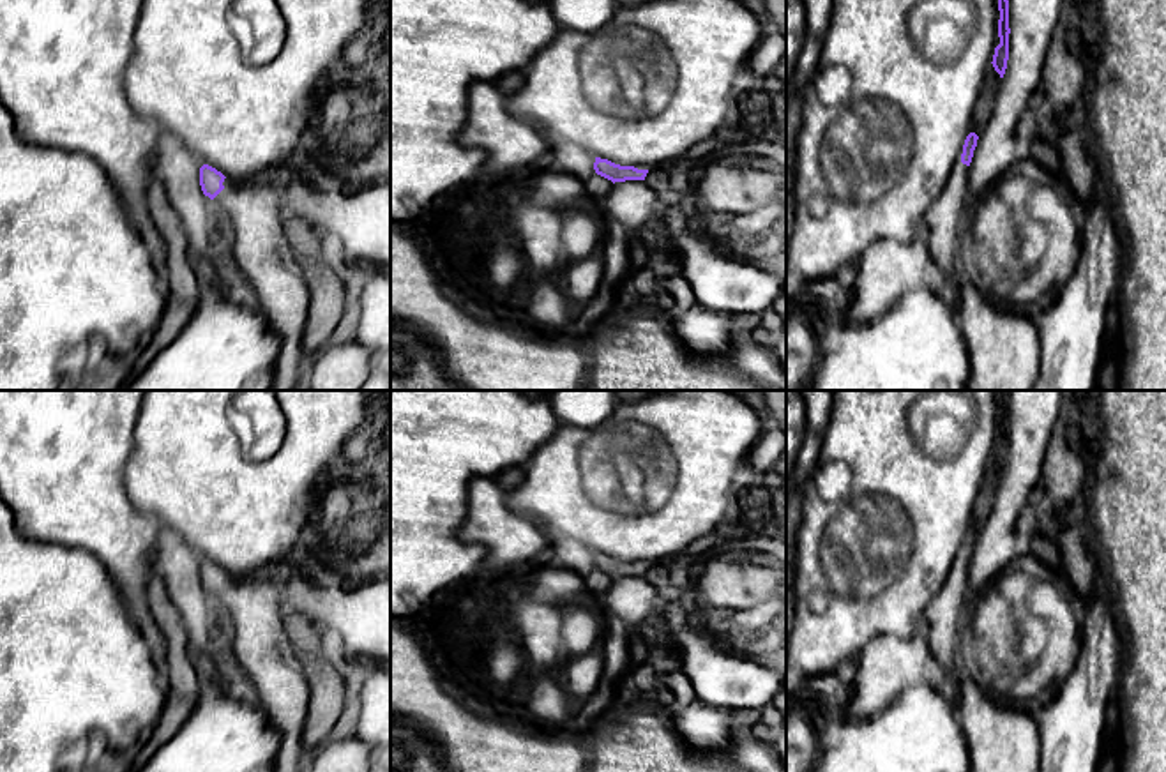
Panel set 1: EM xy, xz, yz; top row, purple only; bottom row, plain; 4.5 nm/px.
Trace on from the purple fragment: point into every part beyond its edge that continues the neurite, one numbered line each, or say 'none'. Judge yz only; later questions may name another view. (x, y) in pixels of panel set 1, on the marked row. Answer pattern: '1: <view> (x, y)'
1: yz (942, 221)

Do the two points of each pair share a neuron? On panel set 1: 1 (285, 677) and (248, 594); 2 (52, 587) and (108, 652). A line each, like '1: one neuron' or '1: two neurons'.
1: one neuron
2: one neuron

